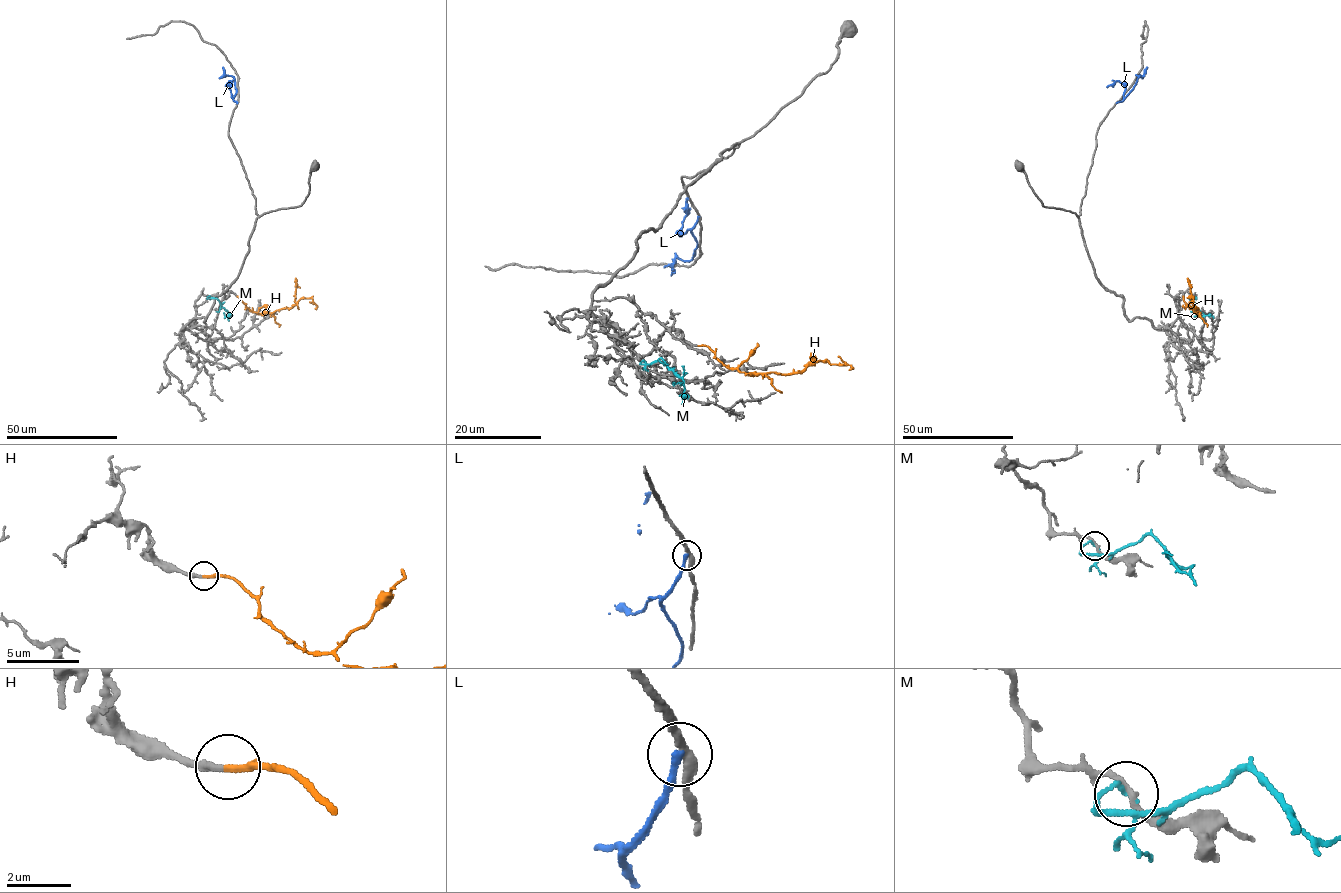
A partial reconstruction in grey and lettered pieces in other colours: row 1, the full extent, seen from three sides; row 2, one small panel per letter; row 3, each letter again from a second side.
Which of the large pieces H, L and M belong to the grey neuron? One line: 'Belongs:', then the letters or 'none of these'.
Belongs: H

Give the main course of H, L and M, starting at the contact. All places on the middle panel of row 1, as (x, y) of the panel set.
H: (698, 345), (706, 345), (723, 363), (741, 372), (801, 373), (823, 360), (847, 363), (853, 368), (849, 370)
L: (698, 216), (691, 230), (697, 242), (694, 256), (689, 261), (675, 258), (671, 276)
M: (644, 361), (641, 362), (650, 364), (660, 358), (682, 377), (682, 403)

